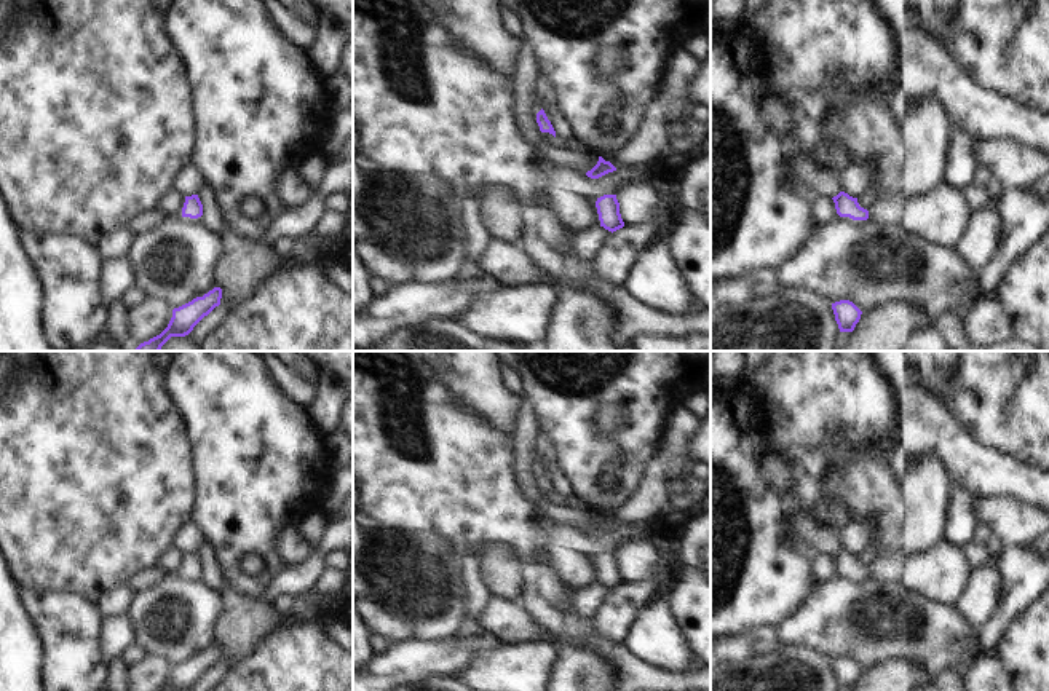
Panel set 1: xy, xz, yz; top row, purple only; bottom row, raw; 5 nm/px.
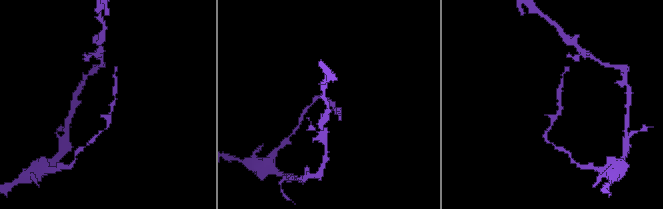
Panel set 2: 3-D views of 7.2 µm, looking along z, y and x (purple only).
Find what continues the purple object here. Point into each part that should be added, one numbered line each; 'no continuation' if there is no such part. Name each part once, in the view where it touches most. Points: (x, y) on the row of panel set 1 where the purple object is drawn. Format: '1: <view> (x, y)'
no continuation

